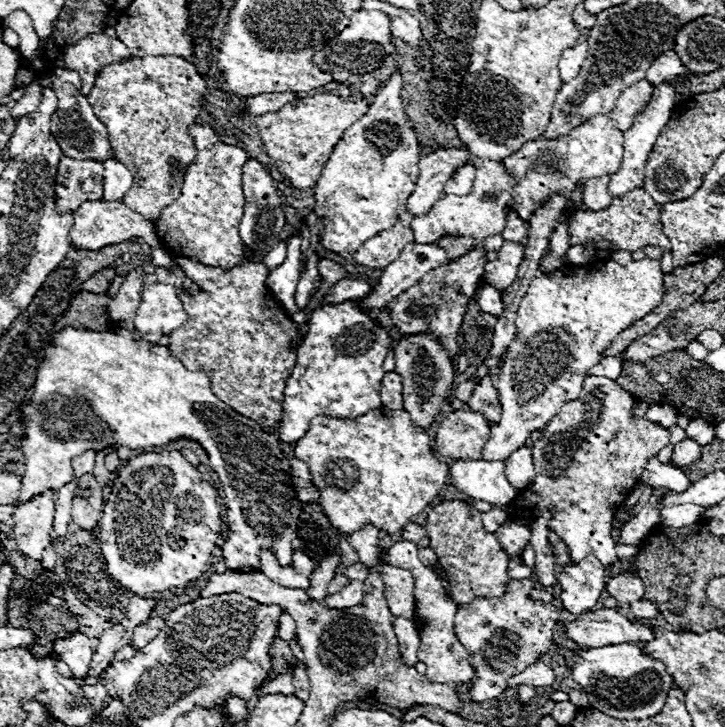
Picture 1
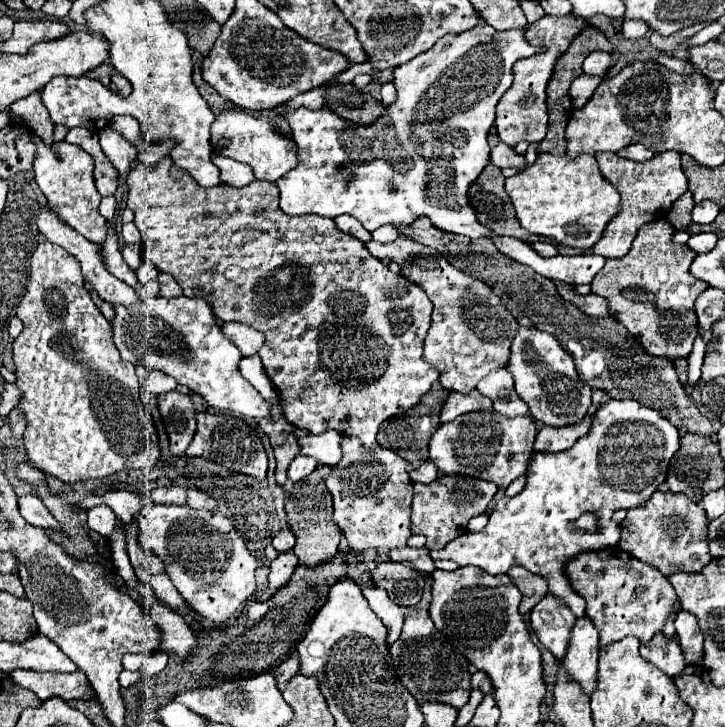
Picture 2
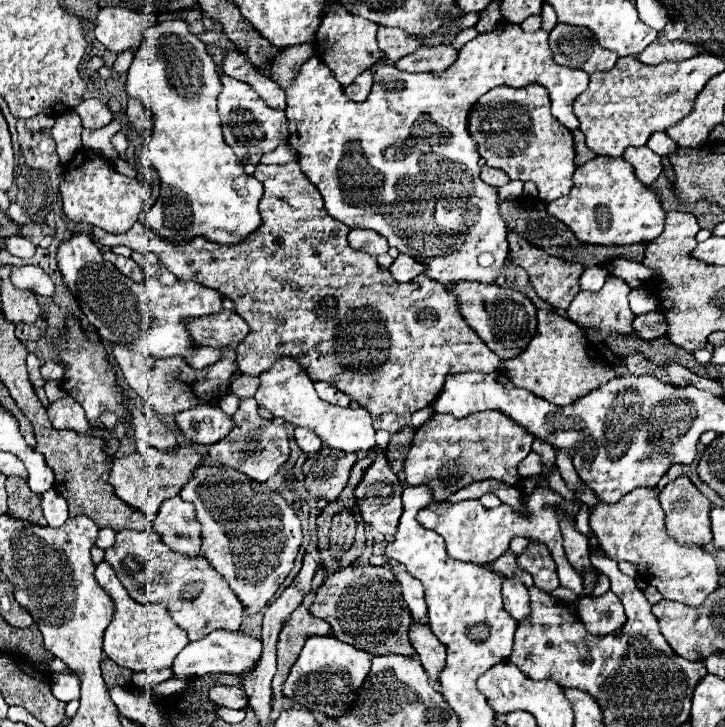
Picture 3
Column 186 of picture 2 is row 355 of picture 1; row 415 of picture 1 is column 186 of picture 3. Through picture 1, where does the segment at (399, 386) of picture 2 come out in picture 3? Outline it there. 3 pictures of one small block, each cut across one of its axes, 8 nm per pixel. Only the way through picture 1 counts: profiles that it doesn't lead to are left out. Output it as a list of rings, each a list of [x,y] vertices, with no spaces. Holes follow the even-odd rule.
[[[296,162],[284,166],[258,164],[254,178],[264,184],[260,198],[262,224],[244,242],[234,246],[218,246],[202,236],[184,244],[166,242],[142,222],[136,222],[132,230],[120,236],[94,228],[92,238],[108,248],[124,244],[136,252],[154,252],[180,282],[194,280],[230,298],[238,316],[250,326],[248,336],[236,346],[236,360],[244,374],[260,376],[278,360],[292,358],[306,370],[310,380],[324,380],[366,408],[376,430],[394,434],[408,426],[416,410],[434,402],[448,374],[474,370],[488,374],[500,370],[500,358],[460,320],[456,300],[442,284],[430,280],[426,274],[410,282],[396,282],[388,270],[378,266],[376,258],[348,246],[346,236],[350,228],[326,214],[320,192],[308,182]]]

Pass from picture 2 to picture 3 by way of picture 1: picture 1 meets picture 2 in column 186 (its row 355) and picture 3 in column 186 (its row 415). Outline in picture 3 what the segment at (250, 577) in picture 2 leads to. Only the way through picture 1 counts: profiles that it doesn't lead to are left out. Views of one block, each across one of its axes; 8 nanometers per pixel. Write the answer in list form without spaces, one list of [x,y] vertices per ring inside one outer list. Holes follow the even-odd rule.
[[[180,496],[164,500],[158,516],[154,518],[154,530],[162,542],[188,558],[200,556],[202,550],[202,526],[196,520],[194,506],[184,502]]]

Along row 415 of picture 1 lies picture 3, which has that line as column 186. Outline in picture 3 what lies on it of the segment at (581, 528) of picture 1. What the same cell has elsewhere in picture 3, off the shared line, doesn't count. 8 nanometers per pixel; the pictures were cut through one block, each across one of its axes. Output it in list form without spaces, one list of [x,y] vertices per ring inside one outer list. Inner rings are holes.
[[[122,530],[114,546],[106,550],[106,562],[112,564],[120,582],[140,604],[166,604],[174,622],[186,630],[190,640],[200,640],[212,630],[238,630],[244,614],[242,602],[230,590],[228,582],[208,564],[206,558],[184,558],[168,550],[154,530]]]

